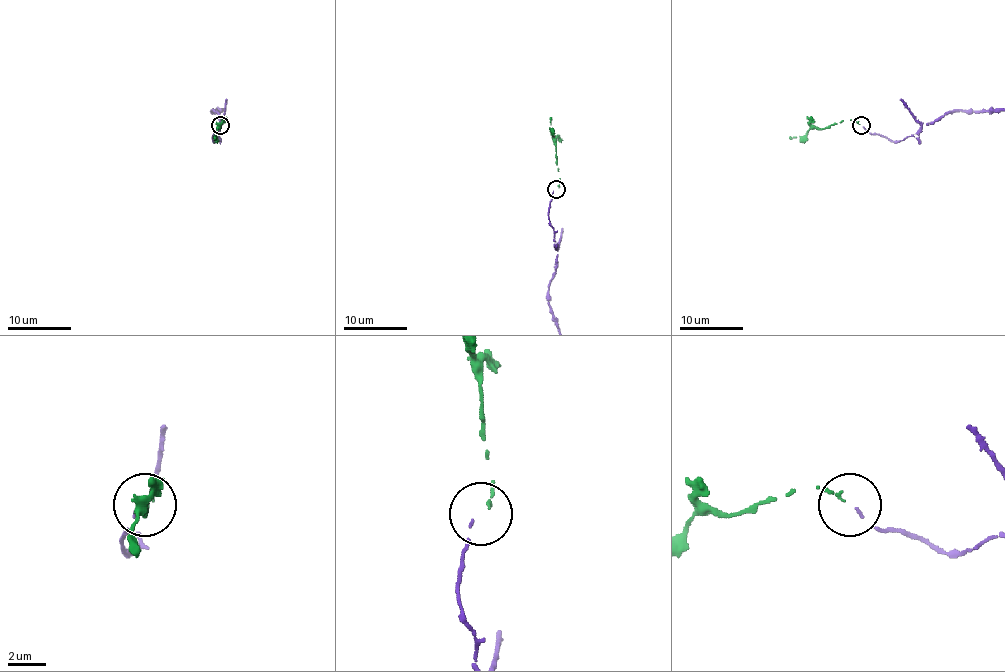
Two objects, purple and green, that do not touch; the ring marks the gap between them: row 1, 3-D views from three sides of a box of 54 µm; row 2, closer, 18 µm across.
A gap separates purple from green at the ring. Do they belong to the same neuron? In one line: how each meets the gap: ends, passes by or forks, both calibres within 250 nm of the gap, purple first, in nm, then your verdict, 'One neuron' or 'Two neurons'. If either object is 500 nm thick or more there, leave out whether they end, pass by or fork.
At the ring purple ends. At the ring green ends. Thickness 110 nm (purple) against 130 nm. One neuron

